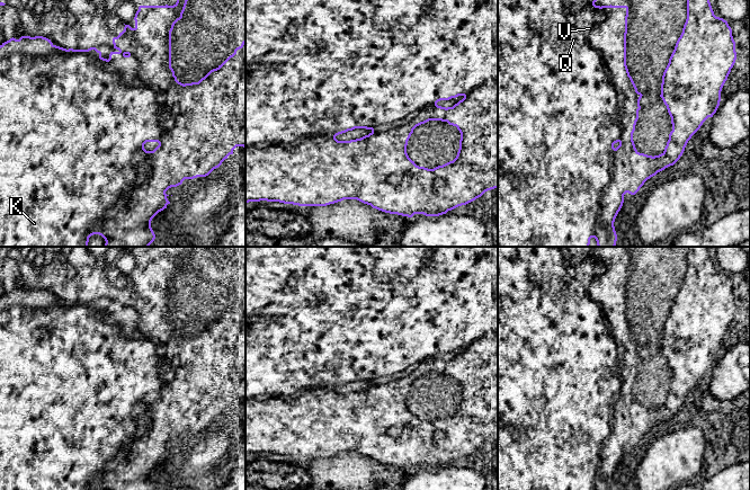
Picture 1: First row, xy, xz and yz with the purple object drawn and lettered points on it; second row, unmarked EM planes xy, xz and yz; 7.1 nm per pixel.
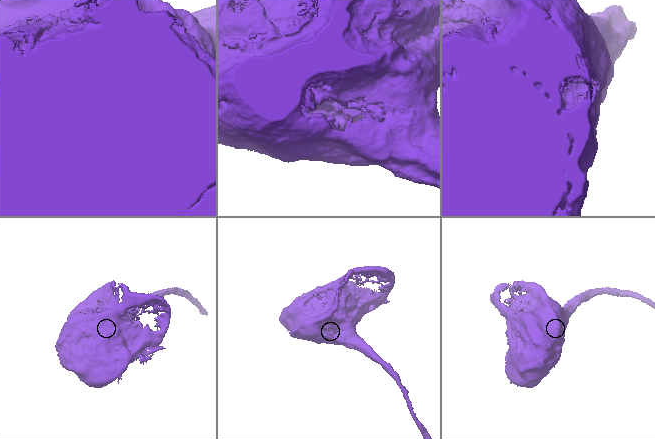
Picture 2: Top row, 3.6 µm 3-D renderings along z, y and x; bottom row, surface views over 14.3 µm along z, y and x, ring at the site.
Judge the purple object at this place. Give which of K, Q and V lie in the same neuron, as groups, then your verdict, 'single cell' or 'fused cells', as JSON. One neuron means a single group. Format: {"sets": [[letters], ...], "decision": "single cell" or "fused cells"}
{"sets": [["K", "Q", "V"]], "decision": "single cell"}

